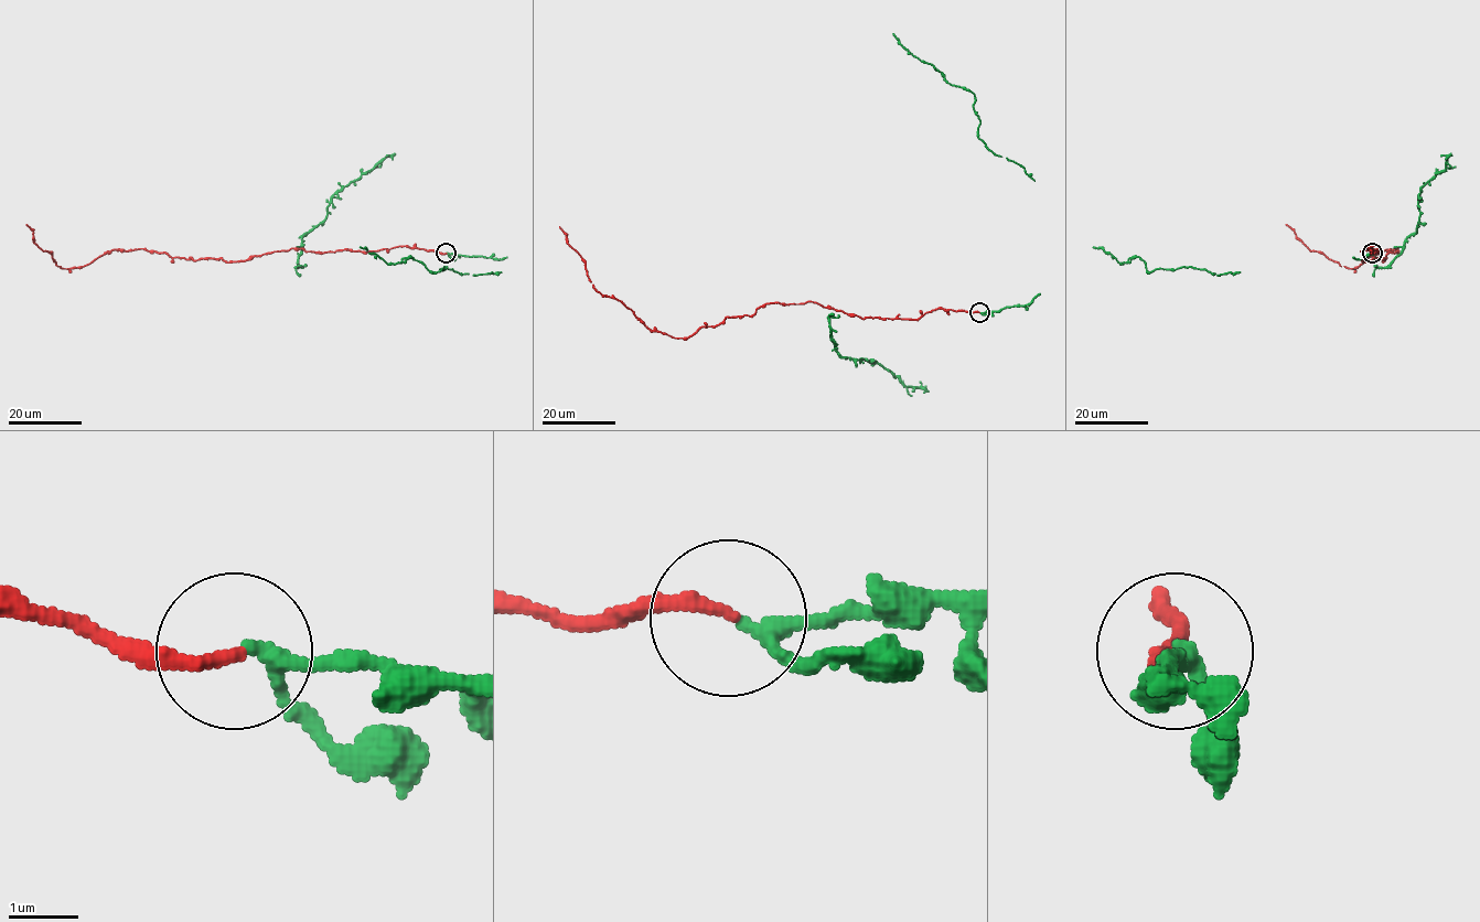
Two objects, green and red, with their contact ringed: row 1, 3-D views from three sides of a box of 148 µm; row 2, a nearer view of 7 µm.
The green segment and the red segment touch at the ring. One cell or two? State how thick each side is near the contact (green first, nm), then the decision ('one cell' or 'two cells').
190/180 nm | one cell

